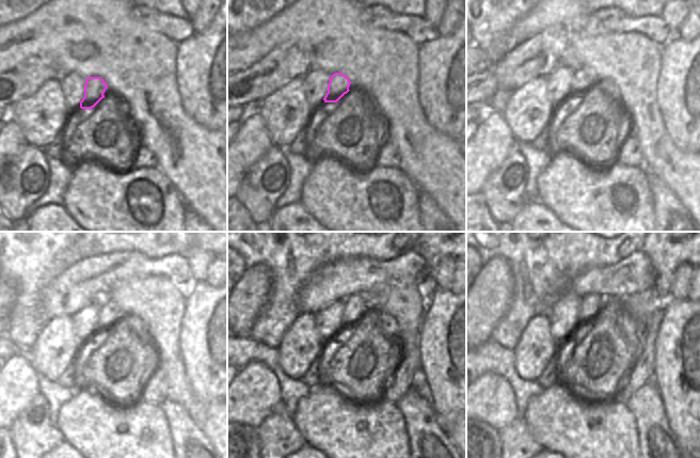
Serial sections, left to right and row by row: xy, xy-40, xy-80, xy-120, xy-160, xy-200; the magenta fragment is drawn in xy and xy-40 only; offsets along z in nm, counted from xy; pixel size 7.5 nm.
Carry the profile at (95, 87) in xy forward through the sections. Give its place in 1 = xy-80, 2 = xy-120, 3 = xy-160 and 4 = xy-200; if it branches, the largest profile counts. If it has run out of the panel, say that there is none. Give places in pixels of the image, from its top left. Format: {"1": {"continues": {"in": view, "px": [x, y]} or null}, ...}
{"1": {"continues": {"in": "xy-80", "px": [582, 81]}}, "2": {"continues": {"in": "xy-120", "px": [109, 313]}}, "3": {"continues": {"in": "xy-160", "px": [353, 305]}}, "4": {"continues": {"in": "xy-200", "px": [592, 306]}}}

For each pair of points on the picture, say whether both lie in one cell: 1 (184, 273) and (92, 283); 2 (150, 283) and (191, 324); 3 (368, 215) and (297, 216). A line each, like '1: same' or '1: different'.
1: same
2: different
3: different

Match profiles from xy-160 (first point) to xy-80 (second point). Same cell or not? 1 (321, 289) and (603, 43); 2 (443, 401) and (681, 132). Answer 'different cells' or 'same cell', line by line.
1: different cells
2: same cell

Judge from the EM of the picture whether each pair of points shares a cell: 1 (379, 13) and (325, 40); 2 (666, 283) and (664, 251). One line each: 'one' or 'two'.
1: two
2: one

